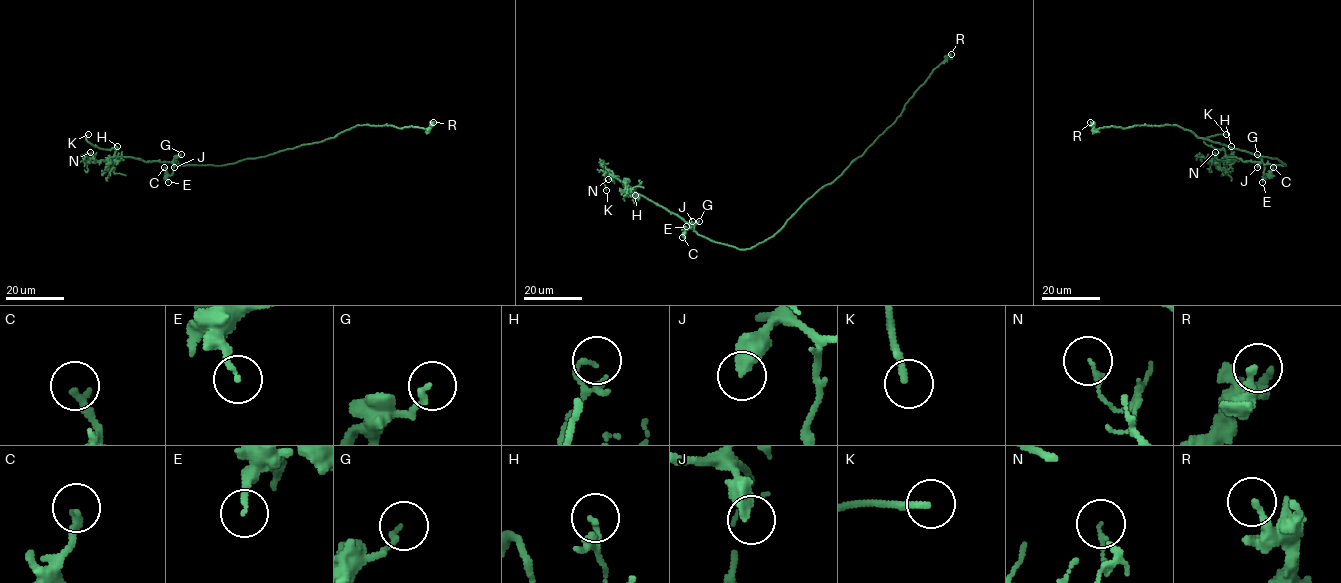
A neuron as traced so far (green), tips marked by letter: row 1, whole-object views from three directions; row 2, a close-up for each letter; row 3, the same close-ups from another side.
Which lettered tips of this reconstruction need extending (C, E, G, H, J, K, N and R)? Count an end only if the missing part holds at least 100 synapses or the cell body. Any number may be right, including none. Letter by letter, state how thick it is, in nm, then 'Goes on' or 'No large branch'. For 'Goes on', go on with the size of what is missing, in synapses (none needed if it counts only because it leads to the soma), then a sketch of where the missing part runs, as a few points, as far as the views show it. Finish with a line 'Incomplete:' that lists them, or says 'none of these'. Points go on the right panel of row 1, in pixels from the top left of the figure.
C: Thickness 240 nm. No large branch
E: Thickness 170 nm. No large branch
G: Thickness 180 nm. No large branch
H: Thickness 150 nm. No large branch
J: Thickness 440 nm. No large branch
K: Thickness 200 nm. Goes on. Course of what is missing: (1226, 134), (1252, 146)
N: Thickness 160 nm. No large branch
R: Thickness 220 nm. No large branch
Incomplete: K

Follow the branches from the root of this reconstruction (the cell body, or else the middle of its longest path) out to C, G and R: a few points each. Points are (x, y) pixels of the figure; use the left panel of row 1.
C: (265, 156), (224, 165), (177, 164), (170, 175), (164, 167)
G: (265, 156), (224, 165), (175, 164), (173, 160), (181, 154)
R: (265, 156), (333, 138), (356, 125), (427, 129), (433, 122)

